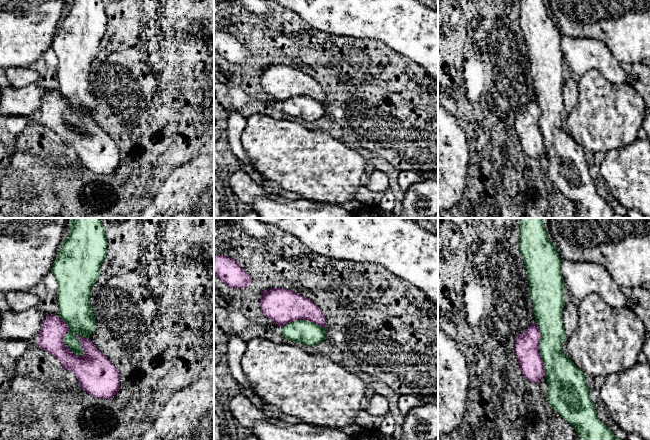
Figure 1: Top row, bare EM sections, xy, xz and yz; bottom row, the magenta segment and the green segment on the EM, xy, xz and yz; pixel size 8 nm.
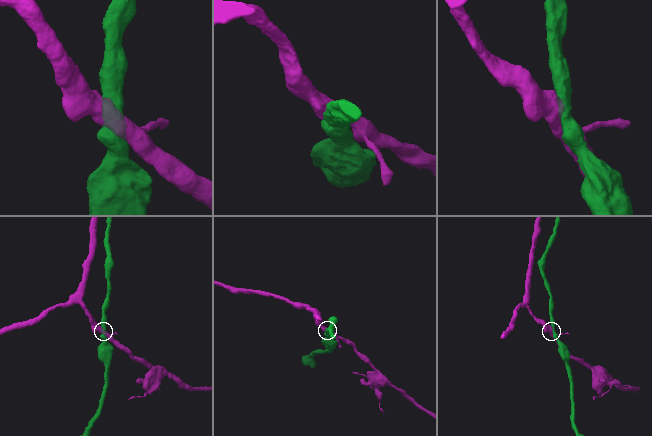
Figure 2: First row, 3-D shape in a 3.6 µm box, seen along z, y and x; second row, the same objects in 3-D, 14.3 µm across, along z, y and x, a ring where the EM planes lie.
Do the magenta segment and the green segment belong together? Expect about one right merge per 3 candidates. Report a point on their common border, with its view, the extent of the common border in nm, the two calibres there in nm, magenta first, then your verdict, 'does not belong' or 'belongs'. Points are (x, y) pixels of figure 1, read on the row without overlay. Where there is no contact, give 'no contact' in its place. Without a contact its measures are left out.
xy (63, 114) | 380 nm | 200/260 nm | does not belong

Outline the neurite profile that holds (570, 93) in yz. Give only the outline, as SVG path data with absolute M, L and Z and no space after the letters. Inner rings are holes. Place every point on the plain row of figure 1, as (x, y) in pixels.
M572 78L565 79L562 86L562 98L567 113L571 112L578 100L578 83Z

